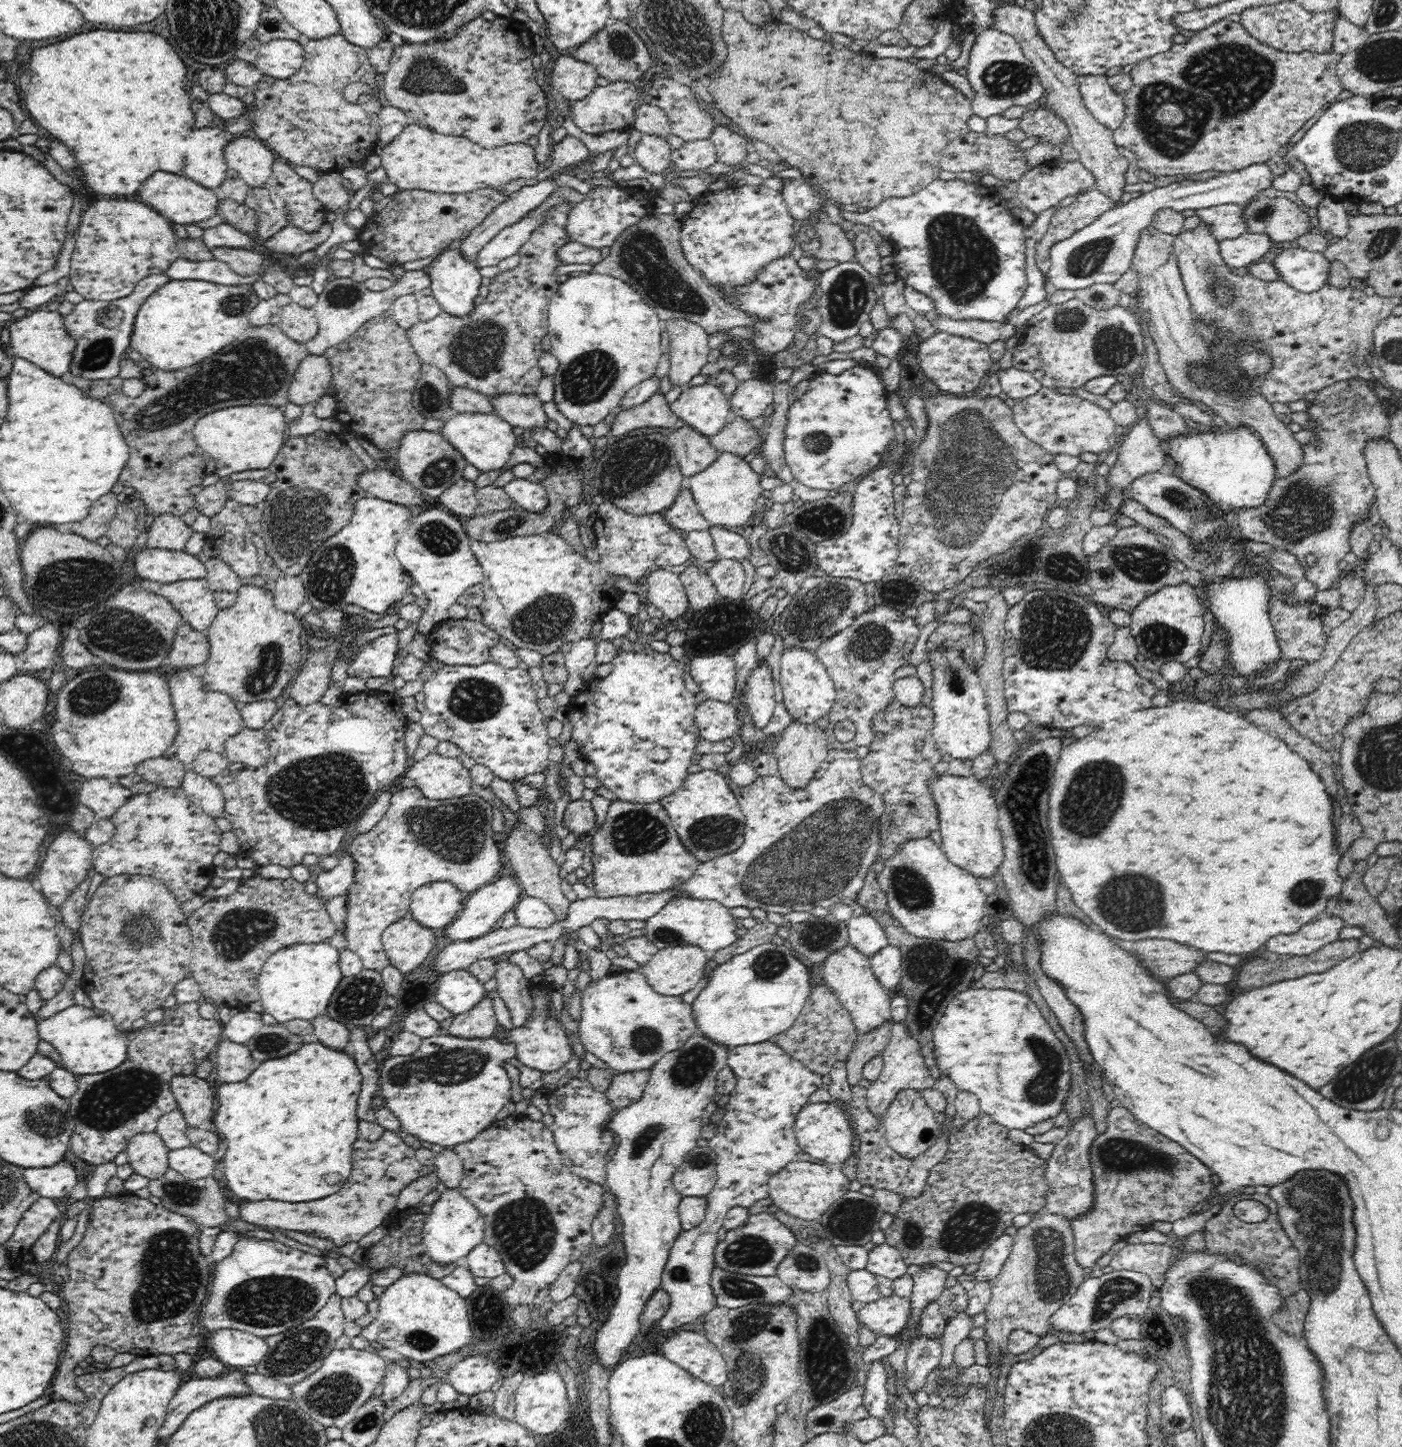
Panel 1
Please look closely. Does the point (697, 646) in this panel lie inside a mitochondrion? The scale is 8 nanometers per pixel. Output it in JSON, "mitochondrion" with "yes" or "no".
{"mitochondrion":"no"}

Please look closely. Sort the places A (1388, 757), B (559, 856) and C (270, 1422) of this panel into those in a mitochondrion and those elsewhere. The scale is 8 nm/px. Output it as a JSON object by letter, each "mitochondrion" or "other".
{"A":"mitochondrion","B":"other","C":"mitochondrion"}

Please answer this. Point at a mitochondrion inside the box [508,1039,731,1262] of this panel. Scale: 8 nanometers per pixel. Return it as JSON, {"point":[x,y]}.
{"point":[694,1064]}

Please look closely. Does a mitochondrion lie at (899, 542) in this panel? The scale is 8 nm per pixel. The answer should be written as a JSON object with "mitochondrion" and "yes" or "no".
{"mitochondrion":"no"}

